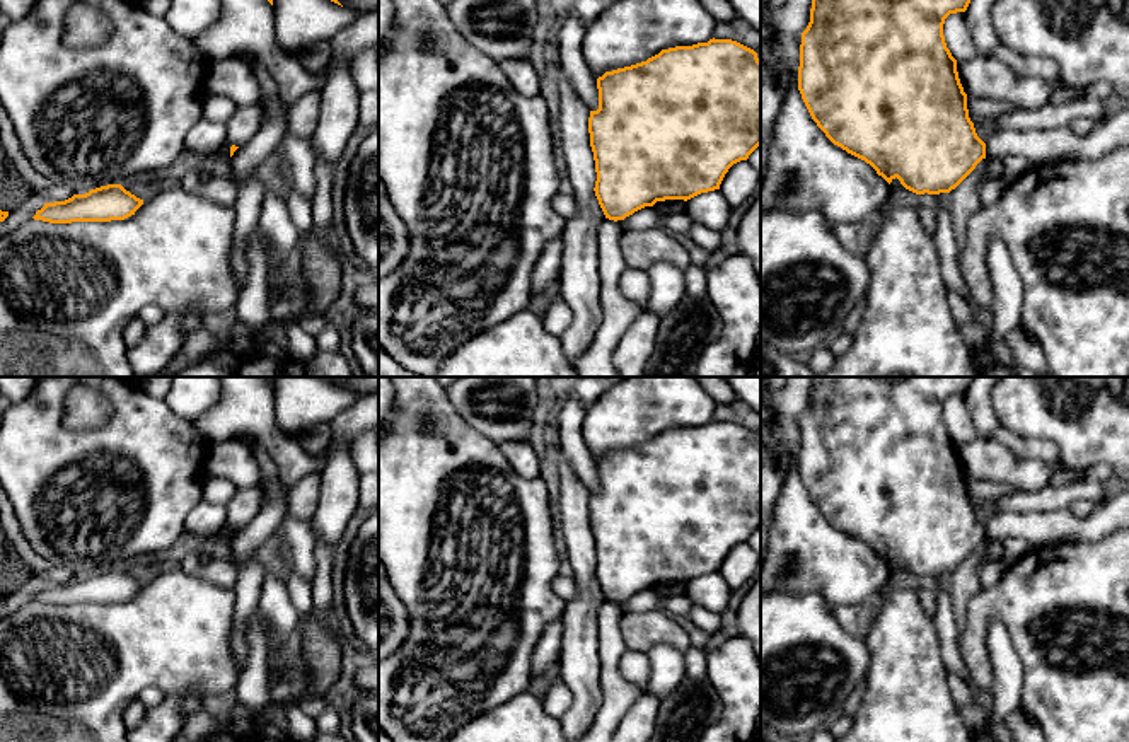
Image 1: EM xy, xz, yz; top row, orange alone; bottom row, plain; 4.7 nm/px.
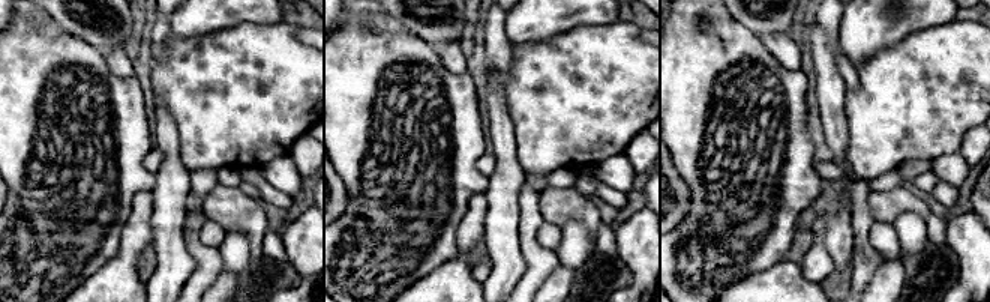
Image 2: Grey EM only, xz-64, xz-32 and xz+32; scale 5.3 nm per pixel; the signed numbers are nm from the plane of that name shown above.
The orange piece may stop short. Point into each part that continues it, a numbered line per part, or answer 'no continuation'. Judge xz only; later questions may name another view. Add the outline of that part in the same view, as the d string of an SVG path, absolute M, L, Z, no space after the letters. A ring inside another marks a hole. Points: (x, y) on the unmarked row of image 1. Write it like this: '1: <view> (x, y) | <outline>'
no continuation

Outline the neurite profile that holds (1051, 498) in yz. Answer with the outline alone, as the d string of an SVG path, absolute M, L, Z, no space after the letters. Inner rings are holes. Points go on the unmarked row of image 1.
M1081 479L1073 484L1061 484L1059 488L1049 484L1035 493L1011 493L996 500L982 501L974 507L977 519L986 525L1003 512L1030 513L1030 512L1056 512L1069 508L1076 500L1109 498L1105 483L1093 479Z

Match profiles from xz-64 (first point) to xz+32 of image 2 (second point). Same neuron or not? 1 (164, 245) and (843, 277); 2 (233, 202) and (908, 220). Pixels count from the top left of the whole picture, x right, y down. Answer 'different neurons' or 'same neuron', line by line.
1: different neurons
2: different neurons

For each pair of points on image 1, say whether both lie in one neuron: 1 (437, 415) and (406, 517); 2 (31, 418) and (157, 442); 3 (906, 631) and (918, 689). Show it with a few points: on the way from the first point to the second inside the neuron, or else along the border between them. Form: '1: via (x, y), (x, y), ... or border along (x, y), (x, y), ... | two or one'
1: via (425, 440), (425, 492) | one
2: via (62, 444), (127, 444) | one
3: via (906, 645), (906, 676) | one

